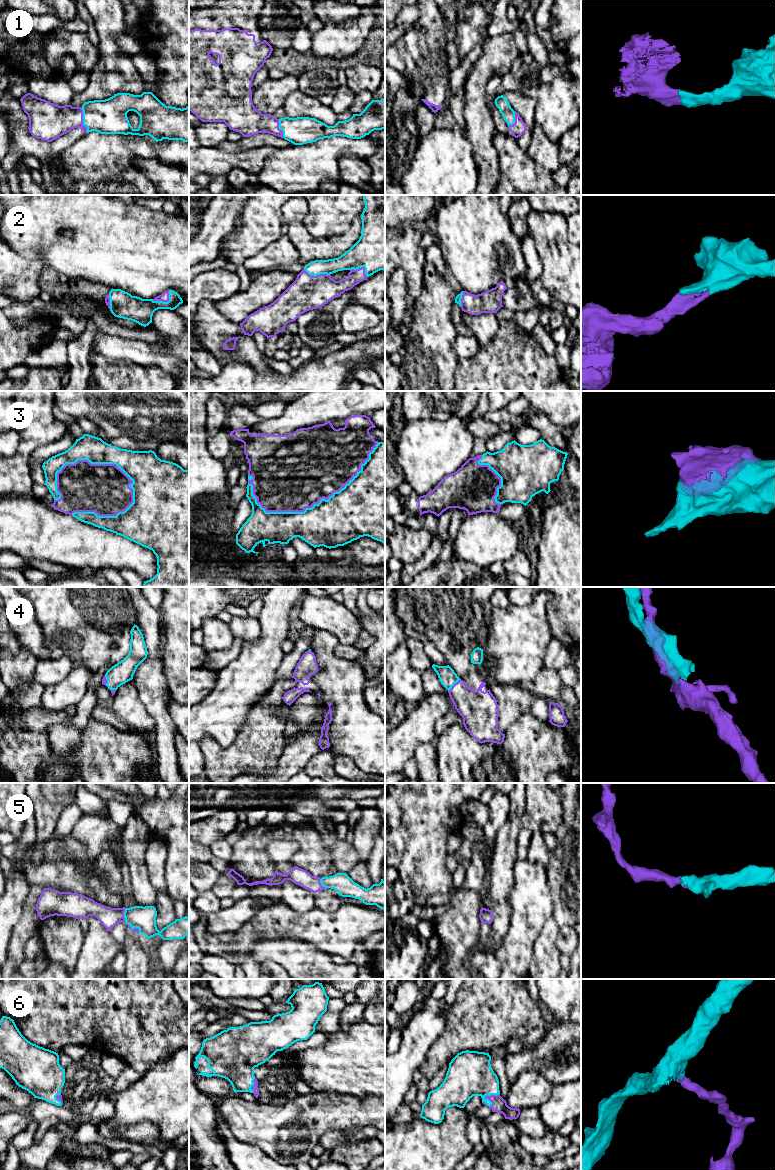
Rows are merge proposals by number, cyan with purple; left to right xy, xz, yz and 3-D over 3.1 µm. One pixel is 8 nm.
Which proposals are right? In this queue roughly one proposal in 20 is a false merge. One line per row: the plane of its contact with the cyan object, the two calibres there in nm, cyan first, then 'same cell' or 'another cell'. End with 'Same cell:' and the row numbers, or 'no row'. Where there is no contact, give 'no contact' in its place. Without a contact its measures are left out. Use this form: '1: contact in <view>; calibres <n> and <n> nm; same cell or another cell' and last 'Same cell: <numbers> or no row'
1: contact in xy; calibres 280 and 280 nm; same cell
2: contact in xy; calibres 200 and 70 nm; same cell
3: contact in xy; calibres 200 and 400 nm; same cell
4: contact in yz; calibres 140 and 260 nm; same cell
5: contact in xy; calibres 190 and 160 nm; same cell
6: contact in yz; calibres 360 and 110 nm; same cell
Same cell: 1, 2, 3, 4, 5, 6

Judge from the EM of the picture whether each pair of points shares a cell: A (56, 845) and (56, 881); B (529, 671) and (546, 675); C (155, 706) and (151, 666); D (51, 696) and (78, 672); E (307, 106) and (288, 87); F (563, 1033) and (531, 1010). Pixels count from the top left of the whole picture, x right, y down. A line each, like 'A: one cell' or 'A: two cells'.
A: one cell
B: two cells
C: one cell
D: one cell
E: two cells
F: two cells

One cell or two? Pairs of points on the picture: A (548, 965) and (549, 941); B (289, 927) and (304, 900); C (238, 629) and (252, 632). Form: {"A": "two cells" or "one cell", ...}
{"A": "one cell", "B": "two cells", "C": "one cell"}

